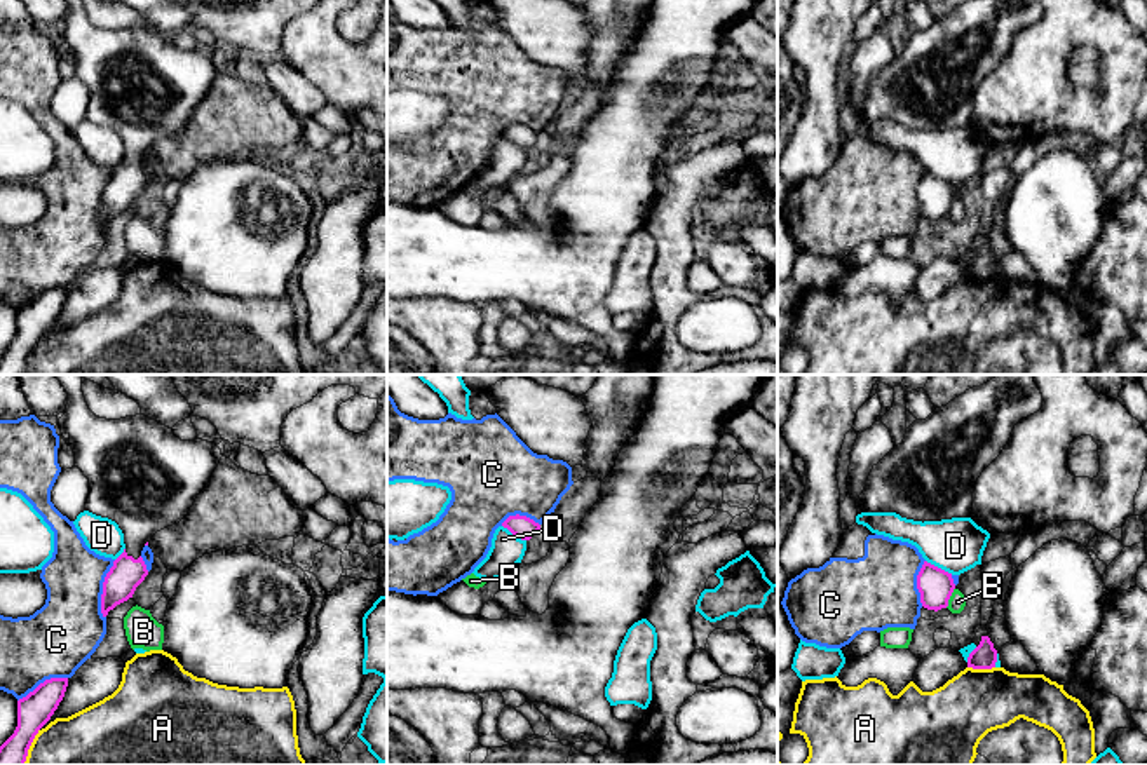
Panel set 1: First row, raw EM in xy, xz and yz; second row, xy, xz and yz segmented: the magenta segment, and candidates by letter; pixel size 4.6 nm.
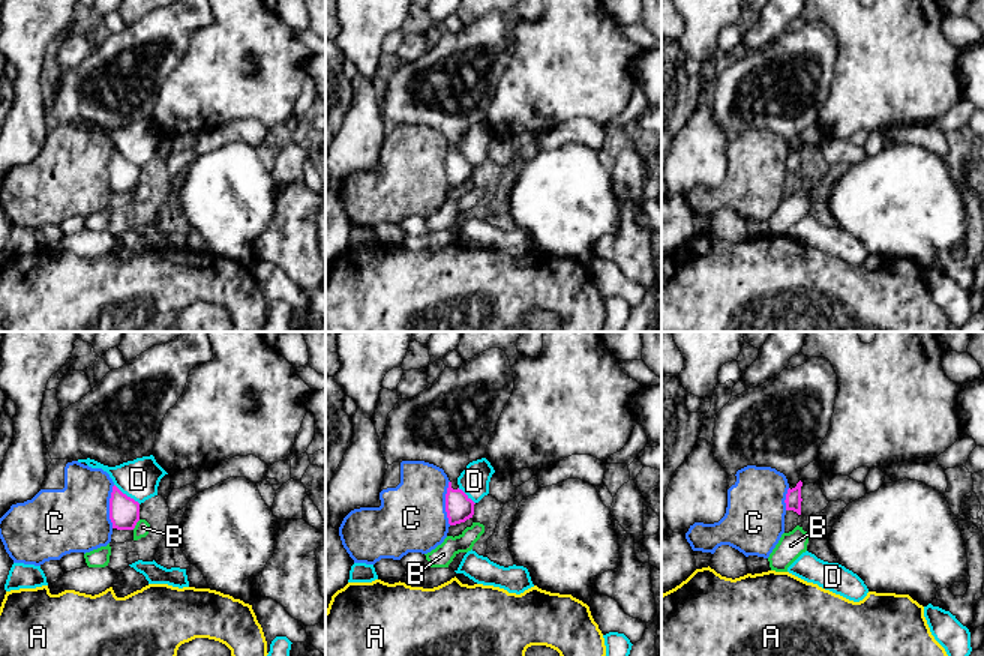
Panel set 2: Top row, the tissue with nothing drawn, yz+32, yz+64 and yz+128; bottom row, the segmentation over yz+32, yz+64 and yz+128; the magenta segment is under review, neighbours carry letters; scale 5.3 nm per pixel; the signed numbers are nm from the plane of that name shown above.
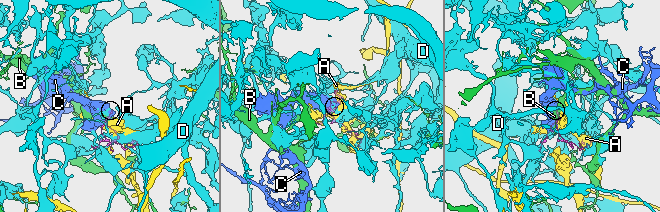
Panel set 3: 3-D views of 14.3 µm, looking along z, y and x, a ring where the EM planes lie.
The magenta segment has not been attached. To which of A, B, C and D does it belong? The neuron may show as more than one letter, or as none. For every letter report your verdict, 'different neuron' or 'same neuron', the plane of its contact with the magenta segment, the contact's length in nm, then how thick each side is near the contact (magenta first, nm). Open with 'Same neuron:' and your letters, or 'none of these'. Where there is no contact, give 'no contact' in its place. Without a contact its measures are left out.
Same neuron: none of these
A: different neuron; contact in yz; length 130 nm; calibres 110 and 300 nm
B: different neuron; contact in yz; length 100 nm; calibres 160 and 80 nm
C: different neuron; contact in xy; length 280 nm; calibres 150 and 320 nm
D: different neuron; contact in yz; length 140 nm; calibres 160 and 260 nm

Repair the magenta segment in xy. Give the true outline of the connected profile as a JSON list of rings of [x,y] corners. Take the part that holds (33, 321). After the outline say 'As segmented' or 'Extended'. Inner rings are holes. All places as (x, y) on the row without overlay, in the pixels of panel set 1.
[[[51,288],[17,310],[17,336],[0,355],[0,375],[24,375],[35,345],[58,319],[66,296],[68,288]]]. As segmented

